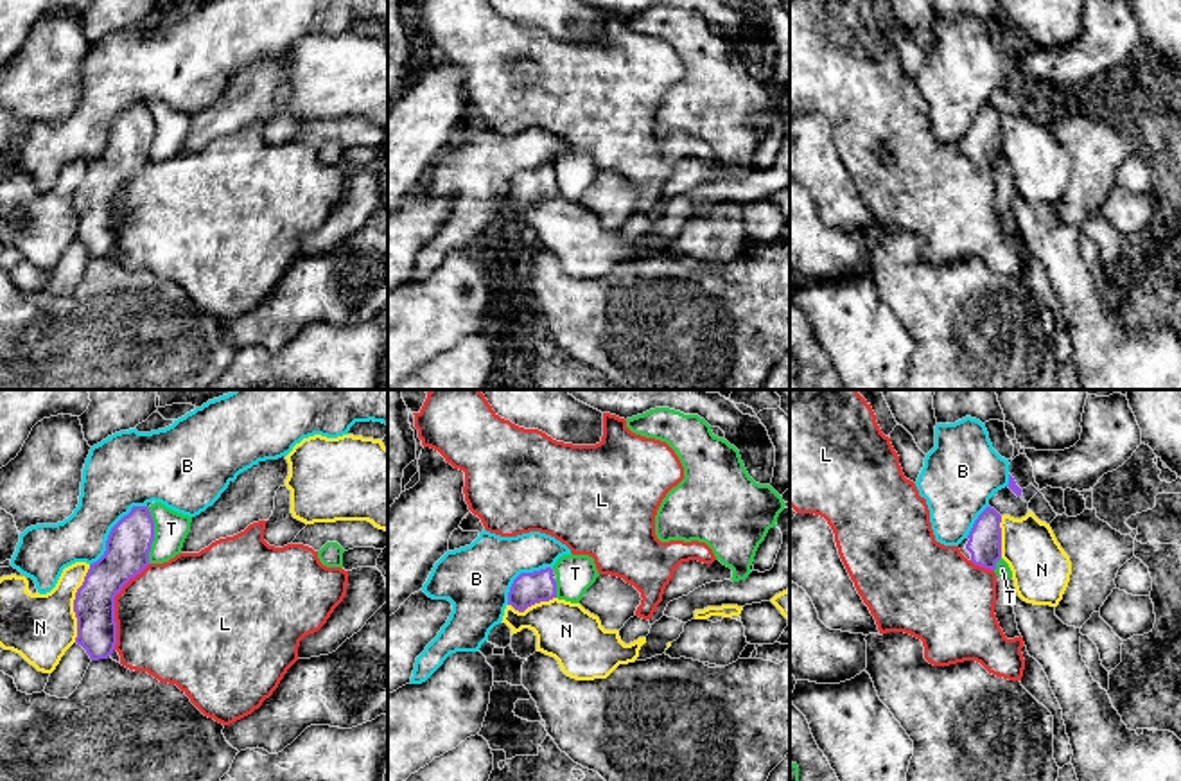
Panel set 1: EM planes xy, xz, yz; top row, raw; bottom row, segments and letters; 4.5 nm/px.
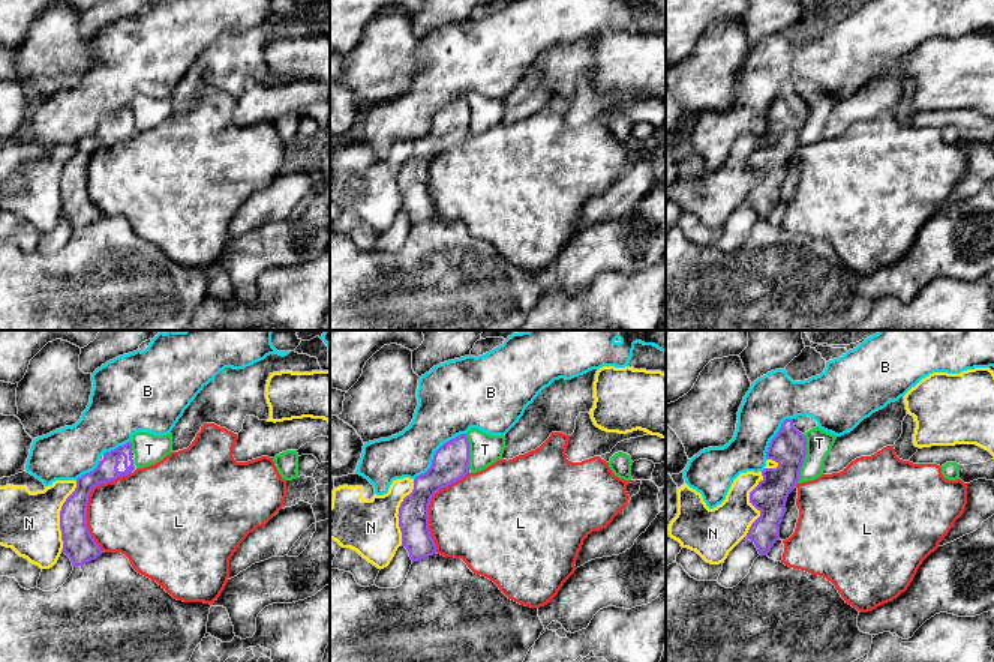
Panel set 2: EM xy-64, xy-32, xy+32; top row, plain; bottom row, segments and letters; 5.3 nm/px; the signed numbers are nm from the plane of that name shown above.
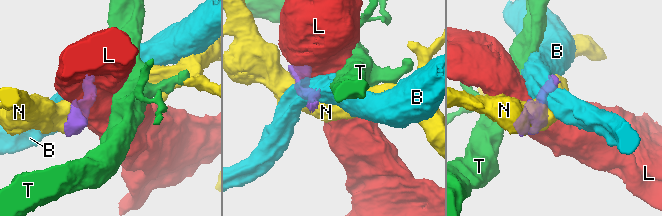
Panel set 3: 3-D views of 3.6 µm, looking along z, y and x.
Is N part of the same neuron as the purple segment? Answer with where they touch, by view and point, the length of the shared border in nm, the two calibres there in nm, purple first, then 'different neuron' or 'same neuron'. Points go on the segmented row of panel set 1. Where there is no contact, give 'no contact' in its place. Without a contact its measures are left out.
contact xy (74, 604); length 360 nm; calibres 190 and 300 nm; different neuron

